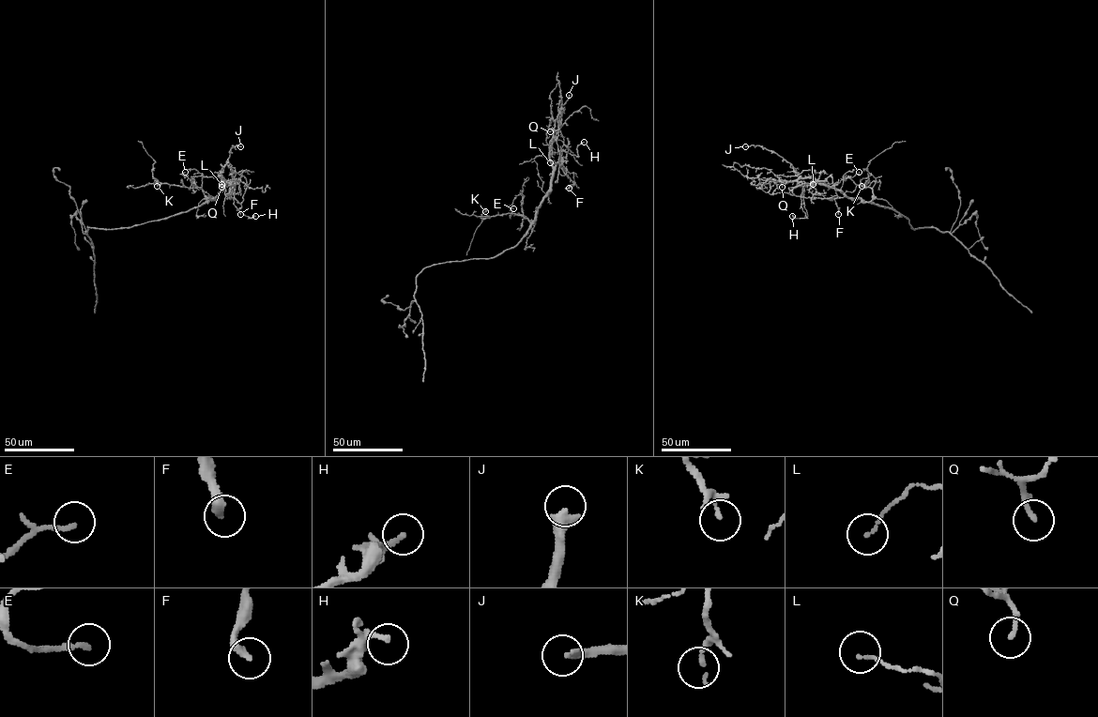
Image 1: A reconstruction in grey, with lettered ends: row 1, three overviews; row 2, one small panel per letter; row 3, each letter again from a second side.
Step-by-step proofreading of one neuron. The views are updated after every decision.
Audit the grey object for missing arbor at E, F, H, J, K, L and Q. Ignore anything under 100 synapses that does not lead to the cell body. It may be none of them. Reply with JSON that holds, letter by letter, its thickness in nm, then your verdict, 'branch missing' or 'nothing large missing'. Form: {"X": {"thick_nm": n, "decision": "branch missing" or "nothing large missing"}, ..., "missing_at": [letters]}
{"E": {"thick_nm": 190, "decision": "nothing large missing"}, "F": {"thick_nm": 300, "decision": "nothing large missing"}, "H": {"thick_nm": 150, "decision": "nothing large missing"}, "J": {"thick_nm": 360, "decision": "nothing large missing"}, "K": {"thick_nm": 150, "decision": "nothing large missing"}, "L": {"thick_nm": 110, "decision": "nothing large missing"}, "Q": {"thick_nm": 170, "decision": "nothing large missing"}, "missing_at": []}

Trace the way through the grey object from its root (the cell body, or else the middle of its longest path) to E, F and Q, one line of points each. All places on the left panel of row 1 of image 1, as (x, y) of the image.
E: (170, 217), (205, 201), (203, 190), (193, 186), (193, 177), (180, 174), (185, 172)
F: (170, 217), (200, 206), (216, 195), (227, 183), (243, 175), (247, 189), (238, 209), (240, 214)
Q: (170, 217), (214, 197), (224, 186), (221, 178), (224, 181), (221, 187)

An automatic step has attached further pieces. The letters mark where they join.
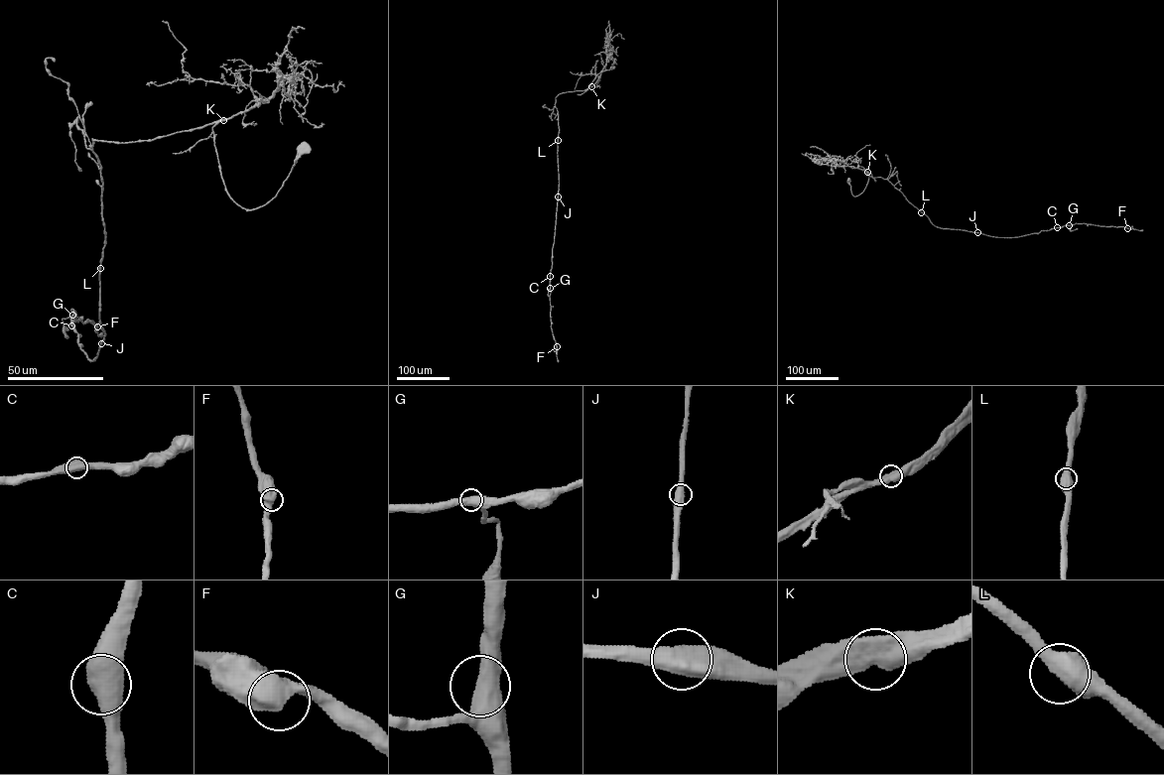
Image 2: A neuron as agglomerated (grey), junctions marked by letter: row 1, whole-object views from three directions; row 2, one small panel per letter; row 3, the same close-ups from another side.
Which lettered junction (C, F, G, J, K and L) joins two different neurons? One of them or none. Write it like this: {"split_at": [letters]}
{"split_at": []}

